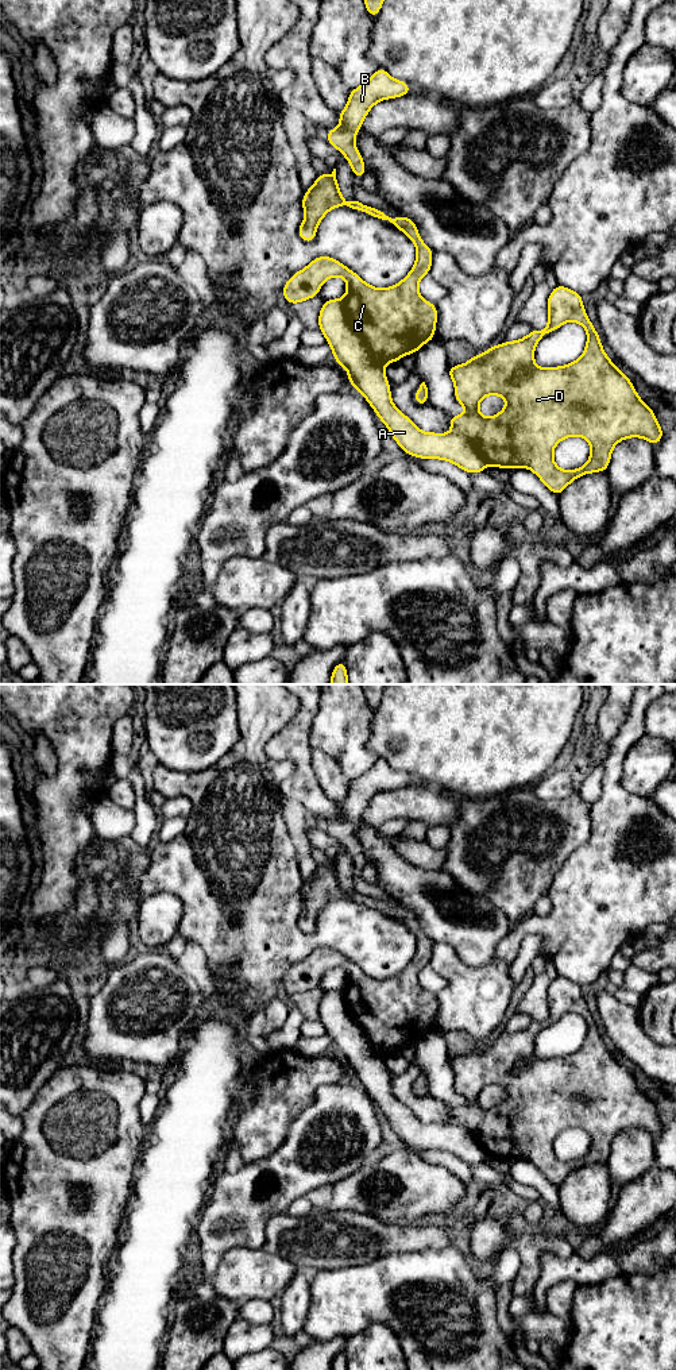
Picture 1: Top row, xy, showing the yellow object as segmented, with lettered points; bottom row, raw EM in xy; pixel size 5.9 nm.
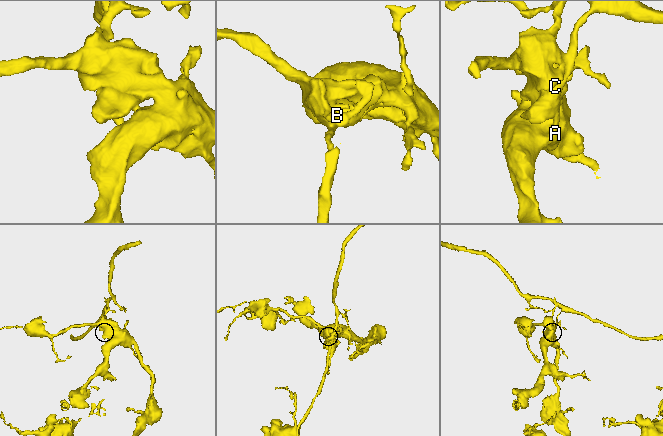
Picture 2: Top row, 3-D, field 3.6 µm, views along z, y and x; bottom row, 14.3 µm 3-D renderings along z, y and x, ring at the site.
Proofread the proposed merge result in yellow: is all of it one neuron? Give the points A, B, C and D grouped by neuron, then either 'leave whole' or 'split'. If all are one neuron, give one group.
A / B C D; split

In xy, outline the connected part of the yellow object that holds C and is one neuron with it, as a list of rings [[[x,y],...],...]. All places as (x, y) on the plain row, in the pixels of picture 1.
[[[336,860],[331,865],[317,865],[314,876],[304,884],[305,912],[298,918],[298,927],[313,934],[327,903],[343,896],[401,921],[416,935],[413,960],[397,976],[376,980],[335,949],[320,946],[293,965],[281,984],[289,995],[295,996],[316,988],[327,970],[343,968],[347,973],[345,999],[351,1015],[362,1027],[371,1049],[385,1058],[399,1053],[403,1046],[414,1046],[421,1037],[436,1030],[437,999],[418,983],[420,970],[430,964],[434,942],[424,934],[412,910],[393,910],[374,898],[345,892],[337,876]]]

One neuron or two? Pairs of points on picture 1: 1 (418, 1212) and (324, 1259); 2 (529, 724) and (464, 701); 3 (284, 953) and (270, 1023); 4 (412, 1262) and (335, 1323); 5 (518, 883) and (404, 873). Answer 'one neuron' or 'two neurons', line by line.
1: two neurons
2: one neuron
3: two neurons
4: one neuron
5: two neurons

